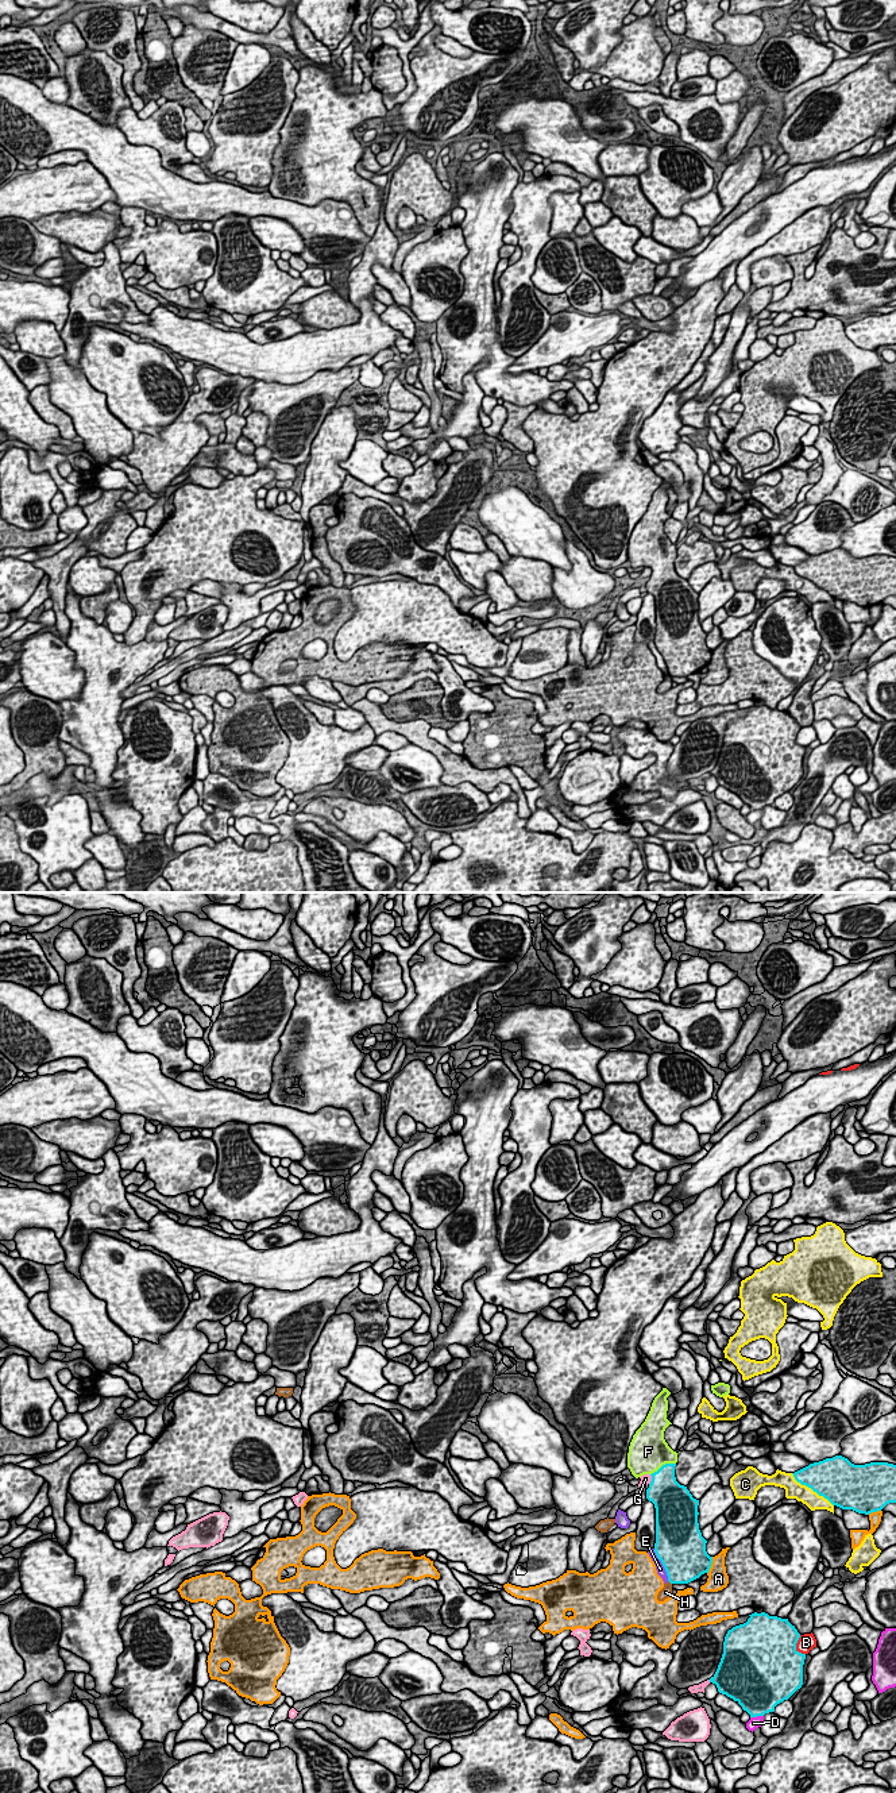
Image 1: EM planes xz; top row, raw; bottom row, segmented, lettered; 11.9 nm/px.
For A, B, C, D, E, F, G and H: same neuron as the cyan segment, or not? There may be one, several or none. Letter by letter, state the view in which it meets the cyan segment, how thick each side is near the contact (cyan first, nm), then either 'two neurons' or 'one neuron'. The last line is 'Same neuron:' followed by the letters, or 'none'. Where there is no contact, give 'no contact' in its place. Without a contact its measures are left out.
A: meets cyan in xz; 440 nm thick on the cyan side, 240 nm on the other; two neurons
B: meets cyan in xz; 500 nm thick on the cyan side, 200 nm on the other; two neurons
C: meets cyan in xz; 440 nm thick on the cyan side, 220 nm on the other; two neurons
D: meets cyan in xz; 460 nm thick on the cyan side, 140 nm on the other; two neurons
E: meets cyan in xz; 500 nm thick on the cyan side, 100 nm on the other; two neurons
F: meets cyan in xz; 320 nm thick on the cyan side, 480 nm on the other; one neuron
G: meets cyan in xz; 400 nm thick on the cyan side, 120 nm on the other; two neurons
H: meets cyan in xz; 420 nm thick on the cyan side, 140 nm on the other; two neurons
Same neuron: F

